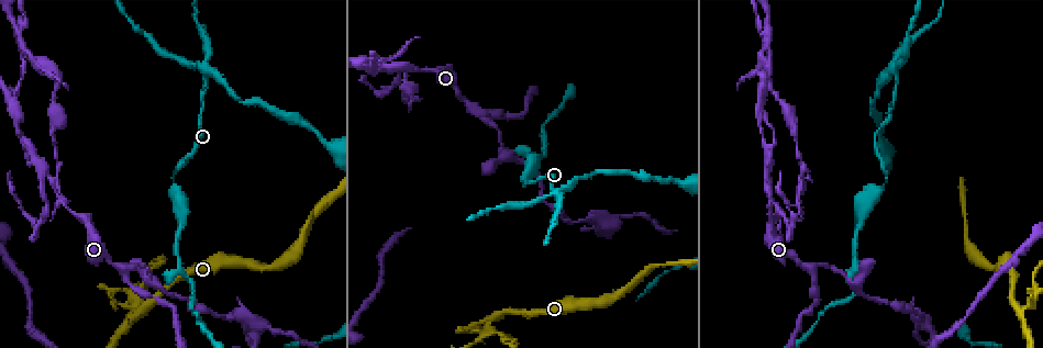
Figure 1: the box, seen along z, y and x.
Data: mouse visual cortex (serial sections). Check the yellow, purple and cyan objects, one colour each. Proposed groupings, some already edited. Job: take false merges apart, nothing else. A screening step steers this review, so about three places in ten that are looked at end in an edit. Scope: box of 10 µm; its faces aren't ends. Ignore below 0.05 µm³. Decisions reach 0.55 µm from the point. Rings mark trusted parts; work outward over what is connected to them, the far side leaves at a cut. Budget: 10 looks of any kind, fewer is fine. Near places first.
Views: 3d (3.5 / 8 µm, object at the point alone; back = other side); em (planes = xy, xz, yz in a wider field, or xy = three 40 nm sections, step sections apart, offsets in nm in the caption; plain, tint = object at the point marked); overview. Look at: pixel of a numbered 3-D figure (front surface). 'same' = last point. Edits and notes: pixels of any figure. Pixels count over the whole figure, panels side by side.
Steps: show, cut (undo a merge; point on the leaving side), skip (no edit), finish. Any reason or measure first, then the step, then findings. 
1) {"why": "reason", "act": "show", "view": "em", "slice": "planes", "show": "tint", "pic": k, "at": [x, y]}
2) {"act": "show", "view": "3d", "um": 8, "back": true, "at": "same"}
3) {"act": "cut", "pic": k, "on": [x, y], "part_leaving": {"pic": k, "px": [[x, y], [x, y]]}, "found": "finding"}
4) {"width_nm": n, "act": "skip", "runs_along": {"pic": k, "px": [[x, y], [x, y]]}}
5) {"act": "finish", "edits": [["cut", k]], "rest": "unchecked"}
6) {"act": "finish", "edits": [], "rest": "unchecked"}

{"why": "narrows sharply", "act": "show", "view": "3d", "um": 3.5, "back": true, "pic": 1, "at": [491, 319]}

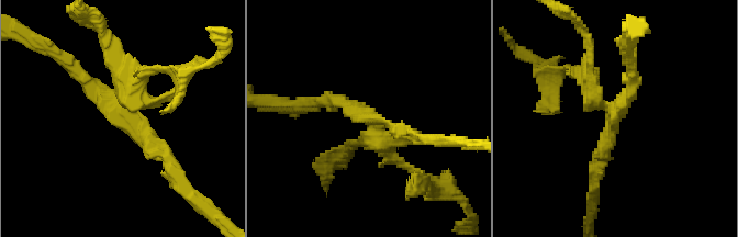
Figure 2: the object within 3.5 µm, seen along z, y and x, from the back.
{"act": "show", "view": "em", "slice": "xy", "step": 2, "show": "tint", "pic": 2, "at": [120, 108]}

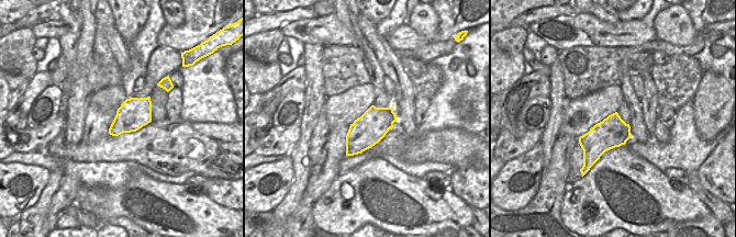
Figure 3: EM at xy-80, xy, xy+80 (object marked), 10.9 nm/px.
{"why": "cut it another way", "act": "show", "view": "em", "slice": "planes", "show": "tint", "at": "same"}

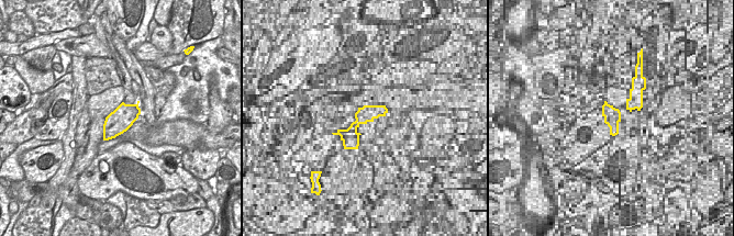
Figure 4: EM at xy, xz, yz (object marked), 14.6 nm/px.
{"width_nm": 340, "act": "cut", "pic": 2, "on": [126, 76], "part_leaving": {"pic": 2, "px": [[126, 103], [120, 69], [99, 25]]}, "found": "two cells meet here"}

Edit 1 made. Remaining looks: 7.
{"act": "show", "view": "overview"}

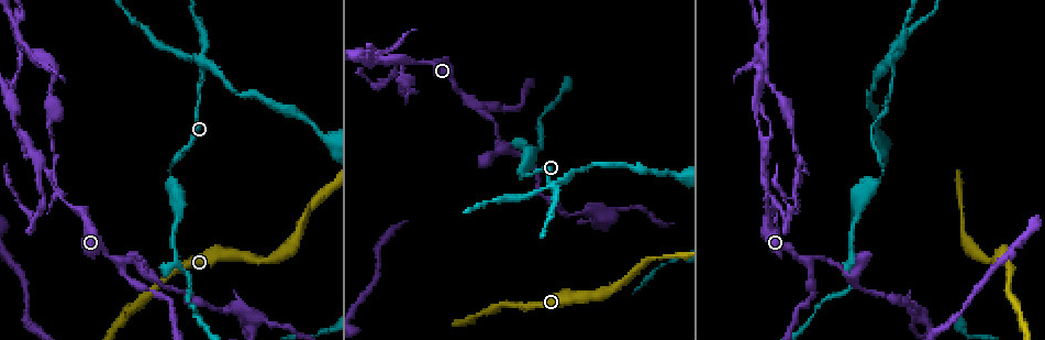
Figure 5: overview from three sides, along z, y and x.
{"why": "side arm on a straight run", "act": "show", "view": "3d", "um": 8, "pic": 5, "at": [123, 263]}

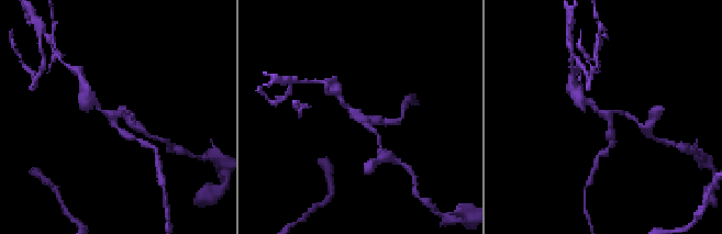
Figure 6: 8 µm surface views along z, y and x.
{"act": "show", "view": "3d", "um": 3.5, "at": "same"}

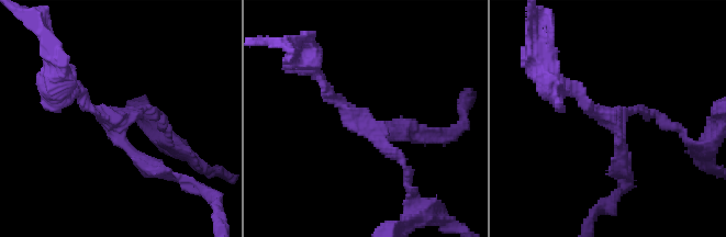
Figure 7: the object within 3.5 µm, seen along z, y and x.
{"arms": 3, "arm_widths_nm": [150, 200, 250], "why": "now the EM", "act": "show", "view": "em", "slice": "planes", "show": "tint", "pic": 7, "at": [117, 118]}

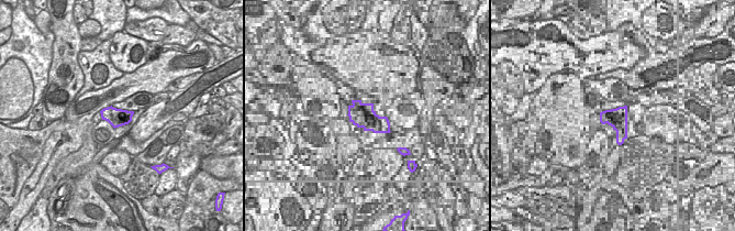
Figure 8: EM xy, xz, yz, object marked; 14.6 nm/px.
{"act": "skip", "runs_along": {"pic": 7, "px": [[321, 80], [327, 94], [409, 173]]}, "found": "one cell here"}

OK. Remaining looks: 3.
{"why": "sudden change in width", "act": "show", "view": "3d", "um": 3.5, "pic": 5, "at": [764, 168]}

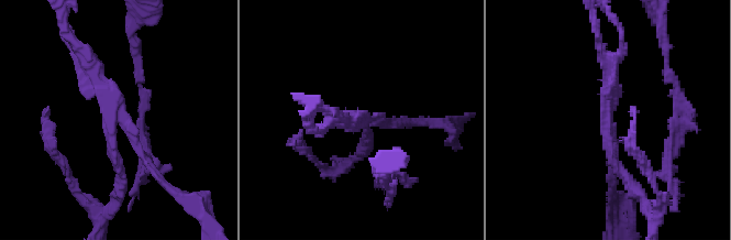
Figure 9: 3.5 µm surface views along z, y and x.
{"why": "shape alone is not enough", "act": "show", "view": "em", "slice": "xy", "step": 5, "show": "tint", "pic": 9, "at": [119, 118]}

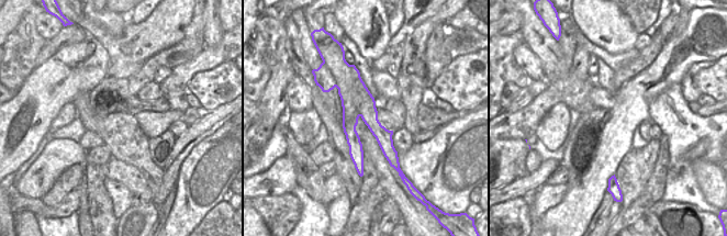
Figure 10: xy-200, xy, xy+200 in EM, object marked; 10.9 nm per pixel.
{"arm_widths_nm": [150, 150, 200], "act": "cut", "pic": 9, "on": [118, 167], "found": "two cells meet here"}

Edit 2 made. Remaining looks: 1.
{"act": "finish", "edits": [["cut", 2], ["cut", 9]], "rest": "unchecked"}

